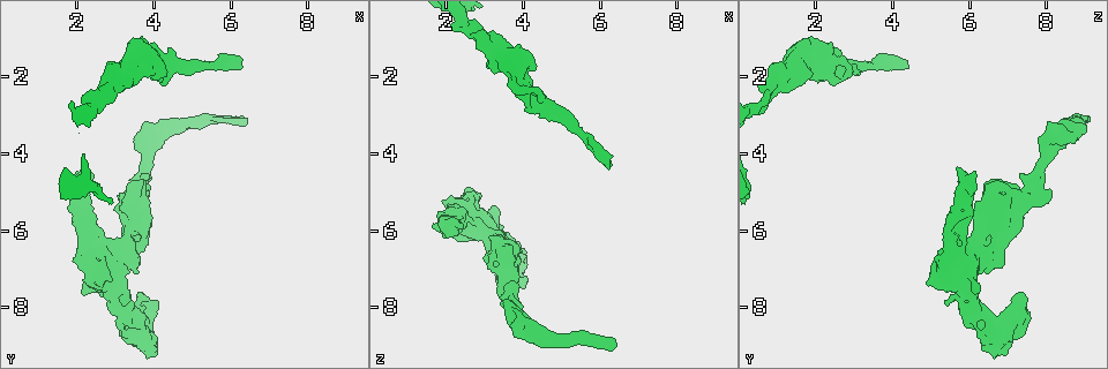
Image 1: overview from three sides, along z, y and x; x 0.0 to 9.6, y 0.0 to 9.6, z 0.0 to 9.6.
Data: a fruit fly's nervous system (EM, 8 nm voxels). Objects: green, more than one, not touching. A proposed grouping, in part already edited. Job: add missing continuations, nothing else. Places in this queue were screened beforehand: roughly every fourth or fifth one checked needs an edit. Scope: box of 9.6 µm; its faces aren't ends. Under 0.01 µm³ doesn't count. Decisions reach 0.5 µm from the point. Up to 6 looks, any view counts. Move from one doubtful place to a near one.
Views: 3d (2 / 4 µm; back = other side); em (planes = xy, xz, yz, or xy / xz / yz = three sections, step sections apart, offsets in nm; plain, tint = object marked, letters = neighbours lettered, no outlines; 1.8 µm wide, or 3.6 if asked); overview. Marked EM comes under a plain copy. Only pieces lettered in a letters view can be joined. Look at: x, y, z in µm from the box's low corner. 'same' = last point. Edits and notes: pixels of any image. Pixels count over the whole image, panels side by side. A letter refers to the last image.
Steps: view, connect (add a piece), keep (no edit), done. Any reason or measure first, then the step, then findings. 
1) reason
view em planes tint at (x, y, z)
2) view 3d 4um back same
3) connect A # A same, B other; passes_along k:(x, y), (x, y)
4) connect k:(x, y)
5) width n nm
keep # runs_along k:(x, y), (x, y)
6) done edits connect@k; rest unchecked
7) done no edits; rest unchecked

end of a long branch
view em yz step 16 letters at (6.50, 3.20, 8.90)

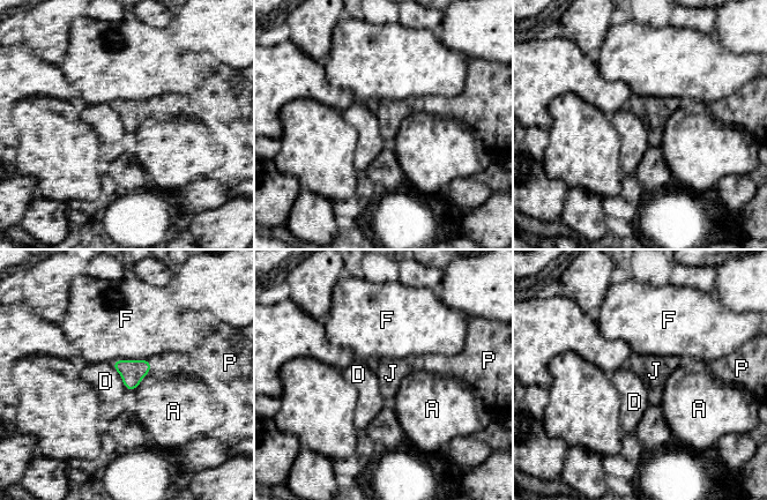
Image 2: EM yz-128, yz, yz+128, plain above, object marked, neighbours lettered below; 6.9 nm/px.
another direction
view em planes letters same

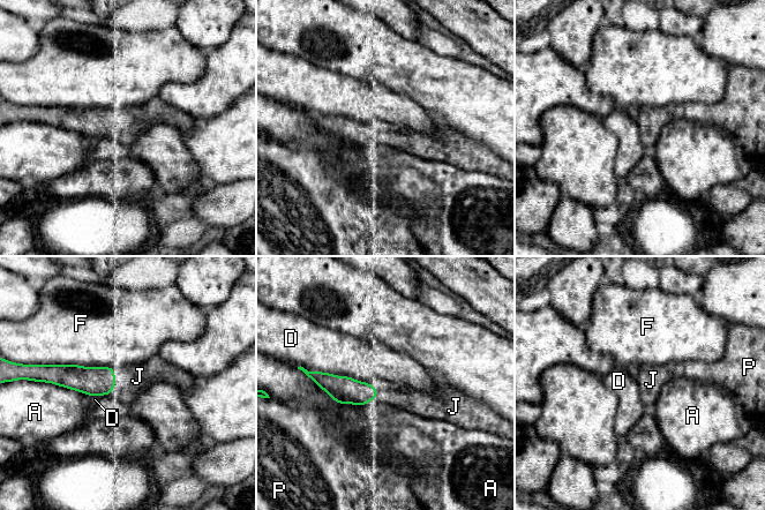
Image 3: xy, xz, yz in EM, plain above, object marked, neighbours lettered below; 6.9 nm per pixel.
connect J # A other, D other, F other, J same, P other; it goes on there

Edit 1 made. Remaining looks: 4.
view overview

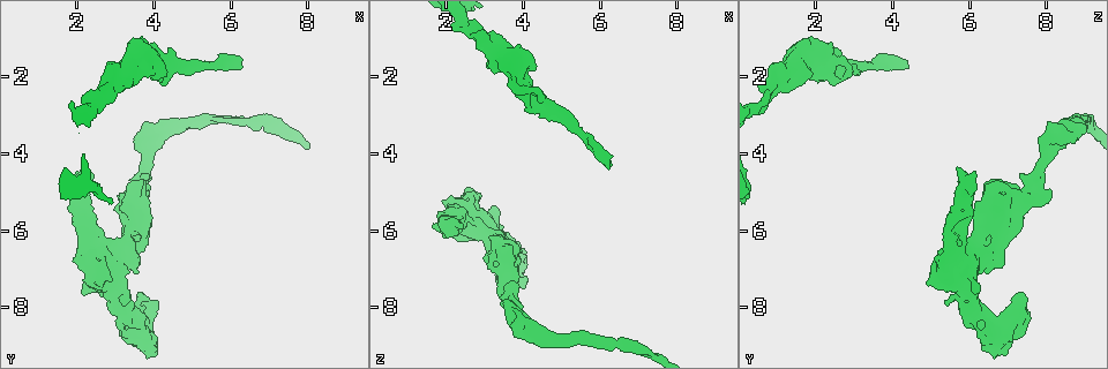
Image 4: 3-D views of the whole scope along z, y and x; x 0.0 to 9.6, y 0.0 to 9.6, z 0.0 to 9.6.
sharp bend
view em xy step 8 tint at (3.75, 4.40, 7.80)

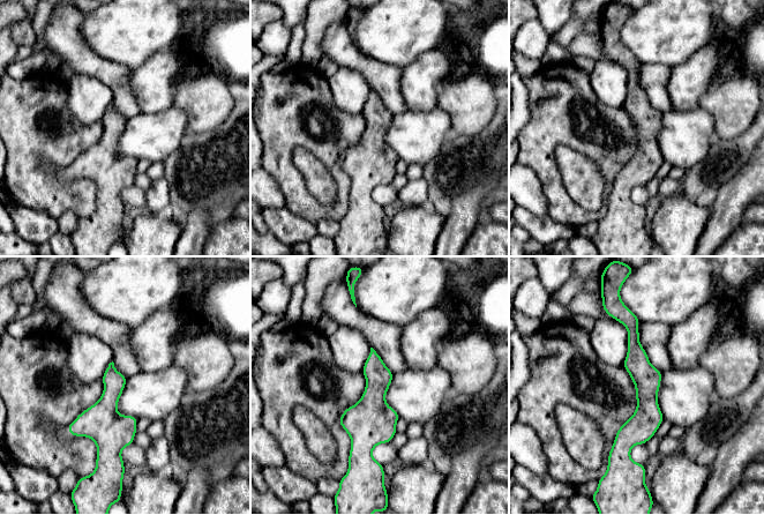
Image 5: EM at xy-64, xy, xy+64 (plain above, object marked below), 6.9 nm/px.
view em planes letters same

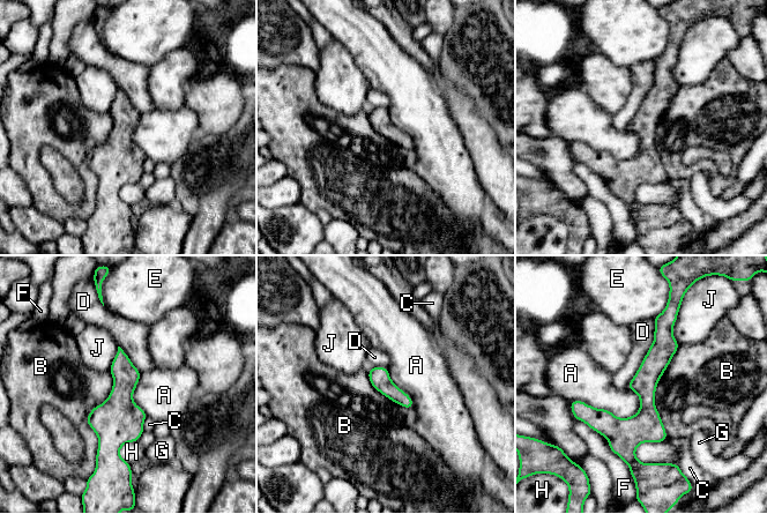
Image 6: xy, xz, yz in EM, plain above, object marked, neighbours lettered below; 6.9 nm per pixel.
keep # A other, B other, C other, D other, E other, F other, G other, H other, J other; border 6:(570, 402), (619, 417), (640, 408); no lettered piece goes on from it

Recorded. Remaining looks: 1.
done edits connect@3; rest unchecked

